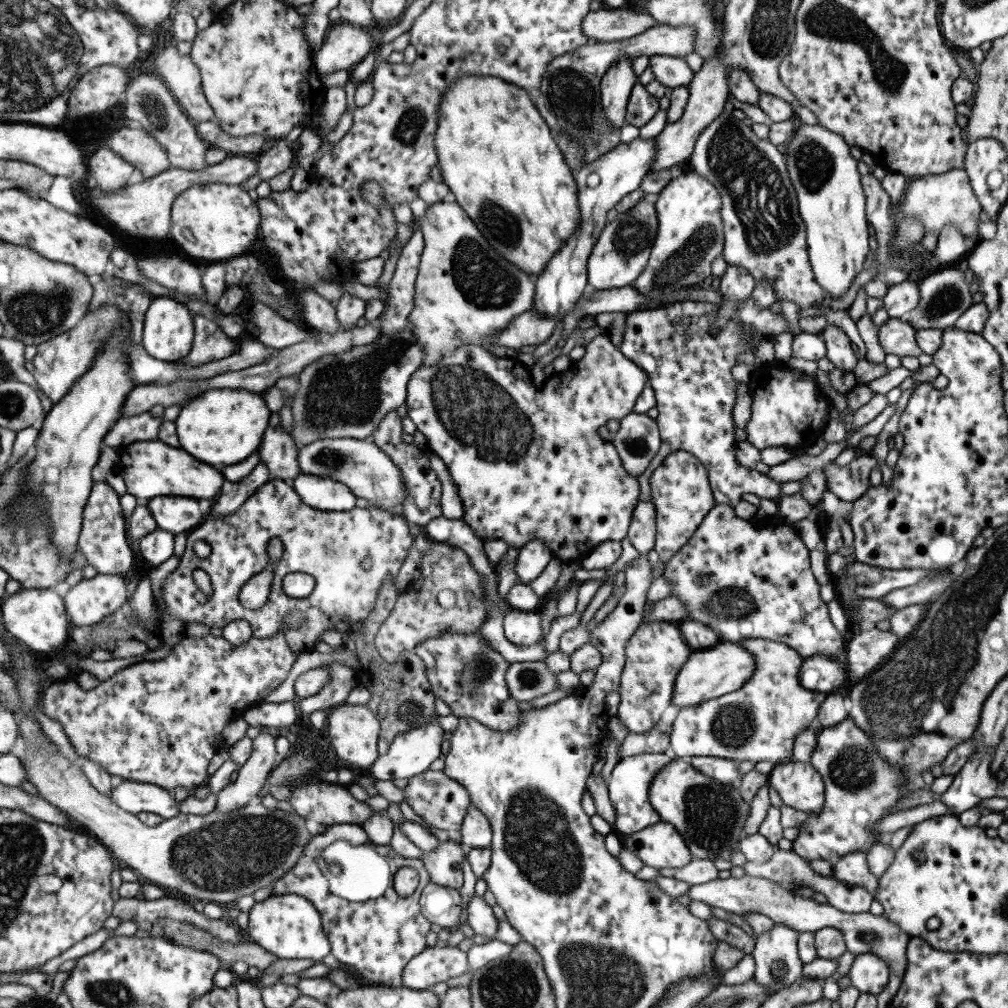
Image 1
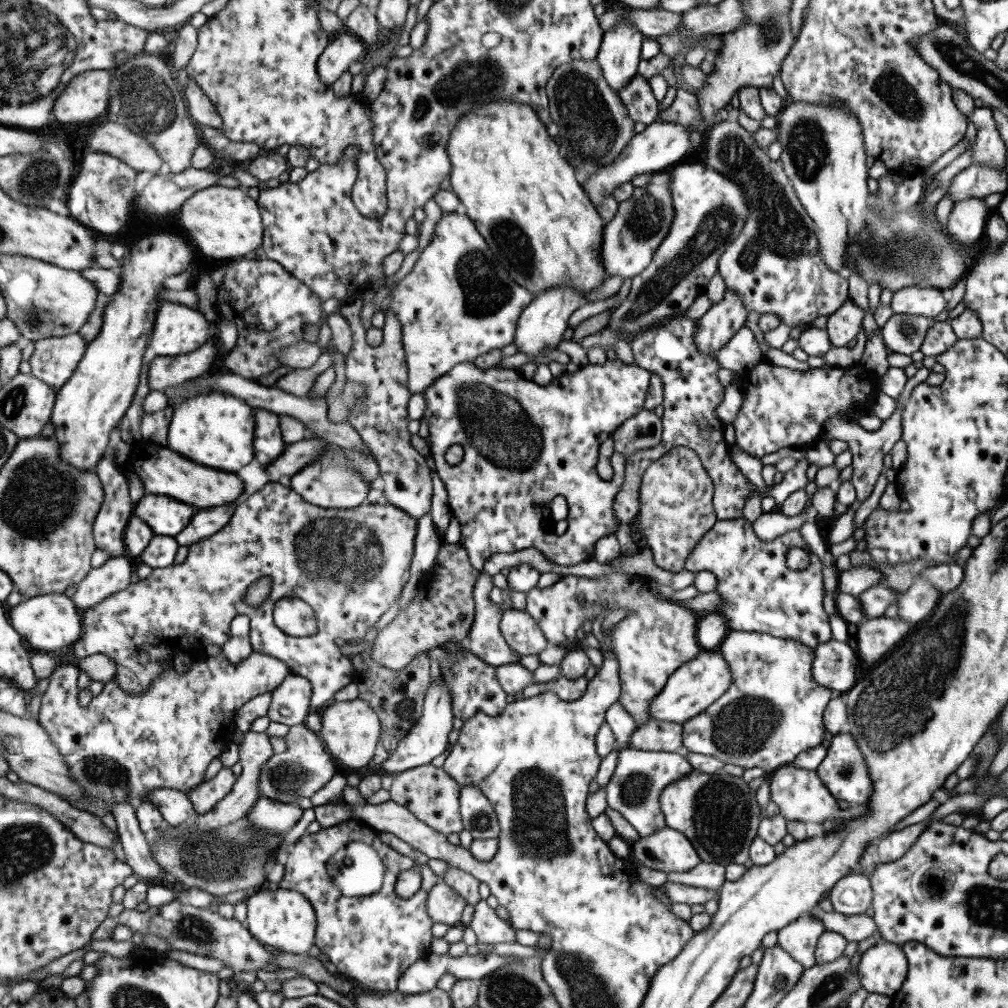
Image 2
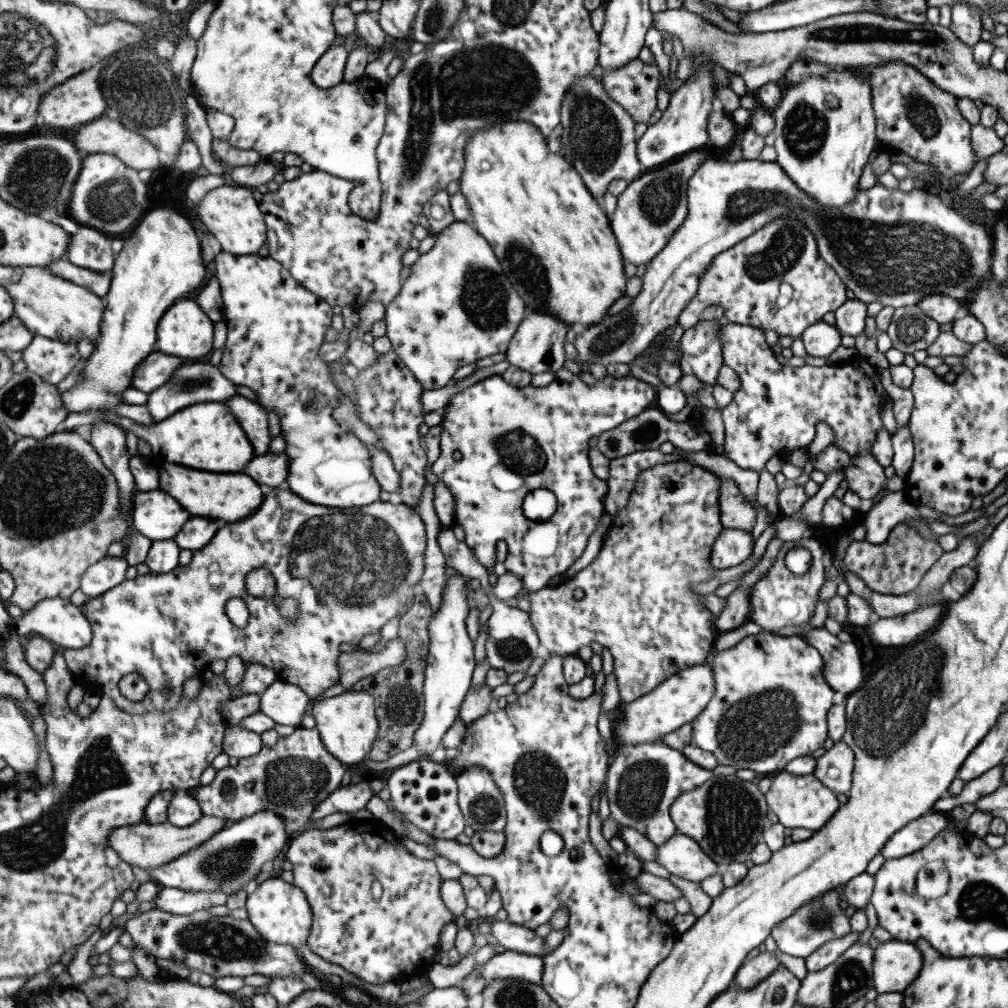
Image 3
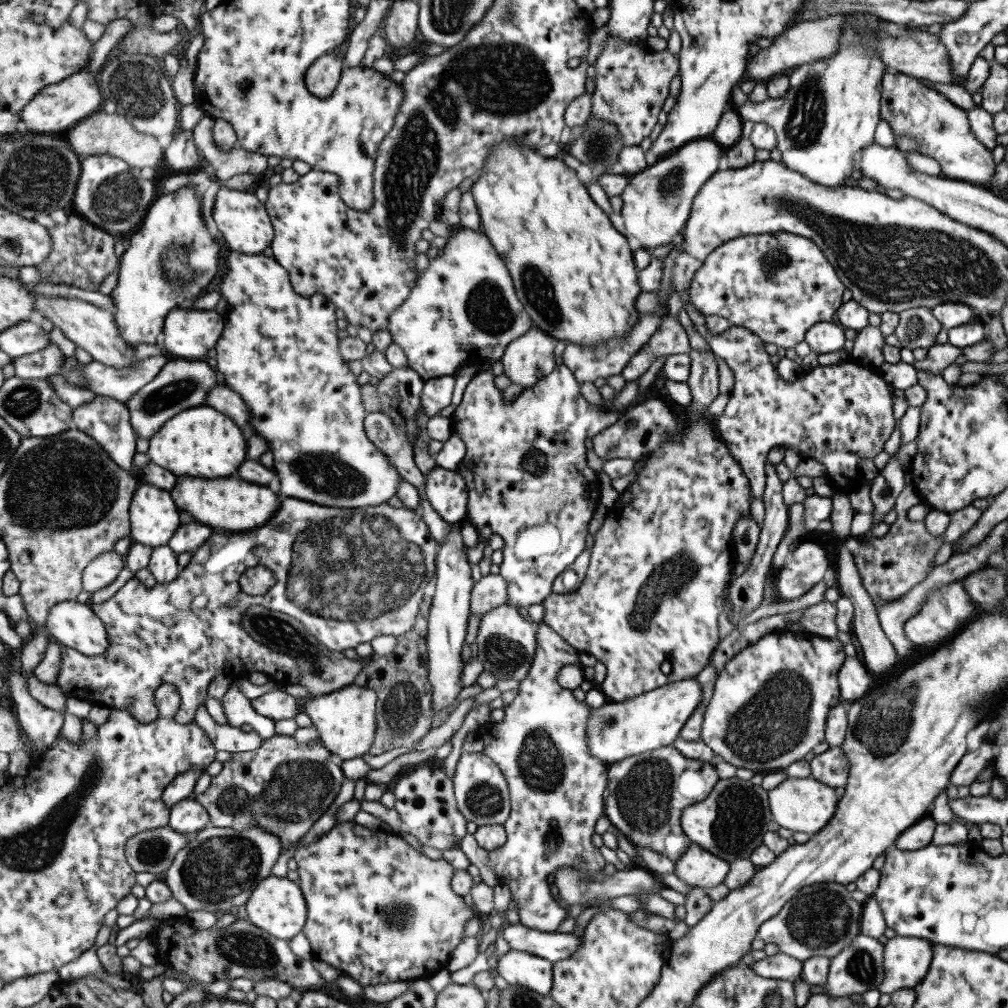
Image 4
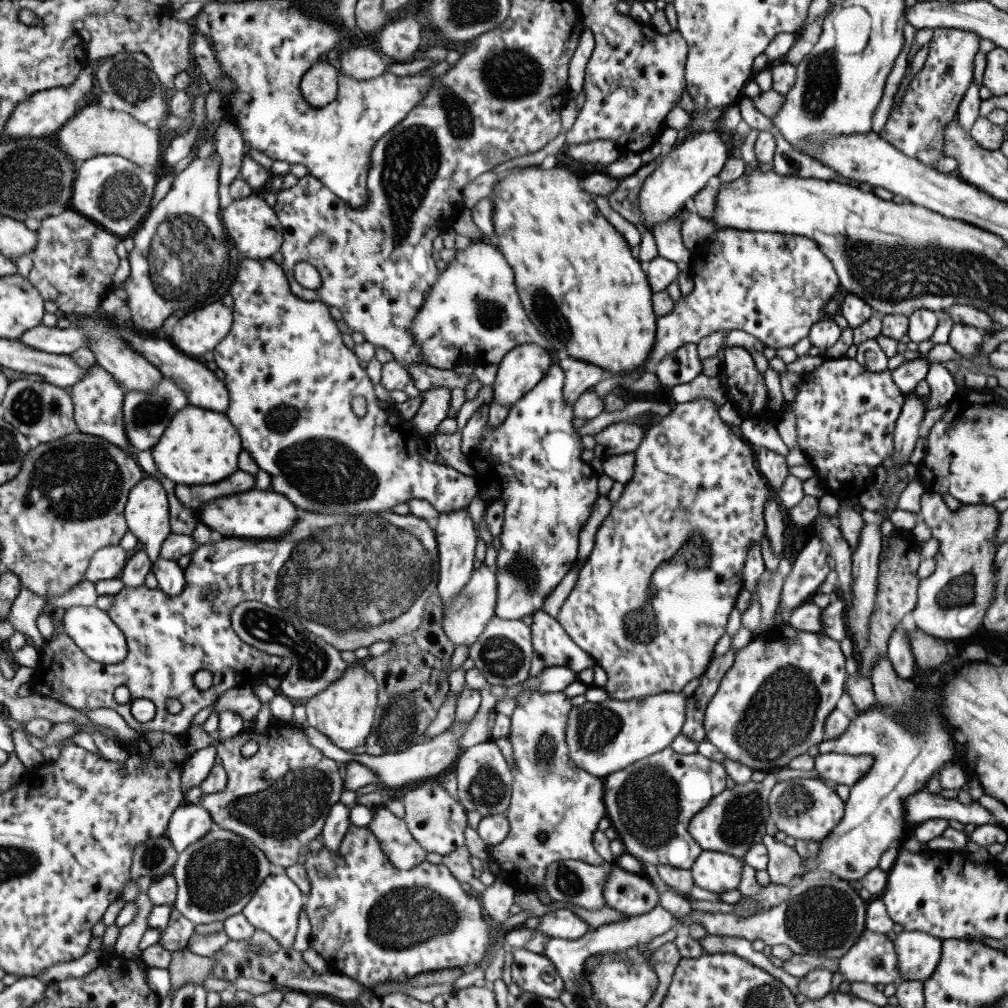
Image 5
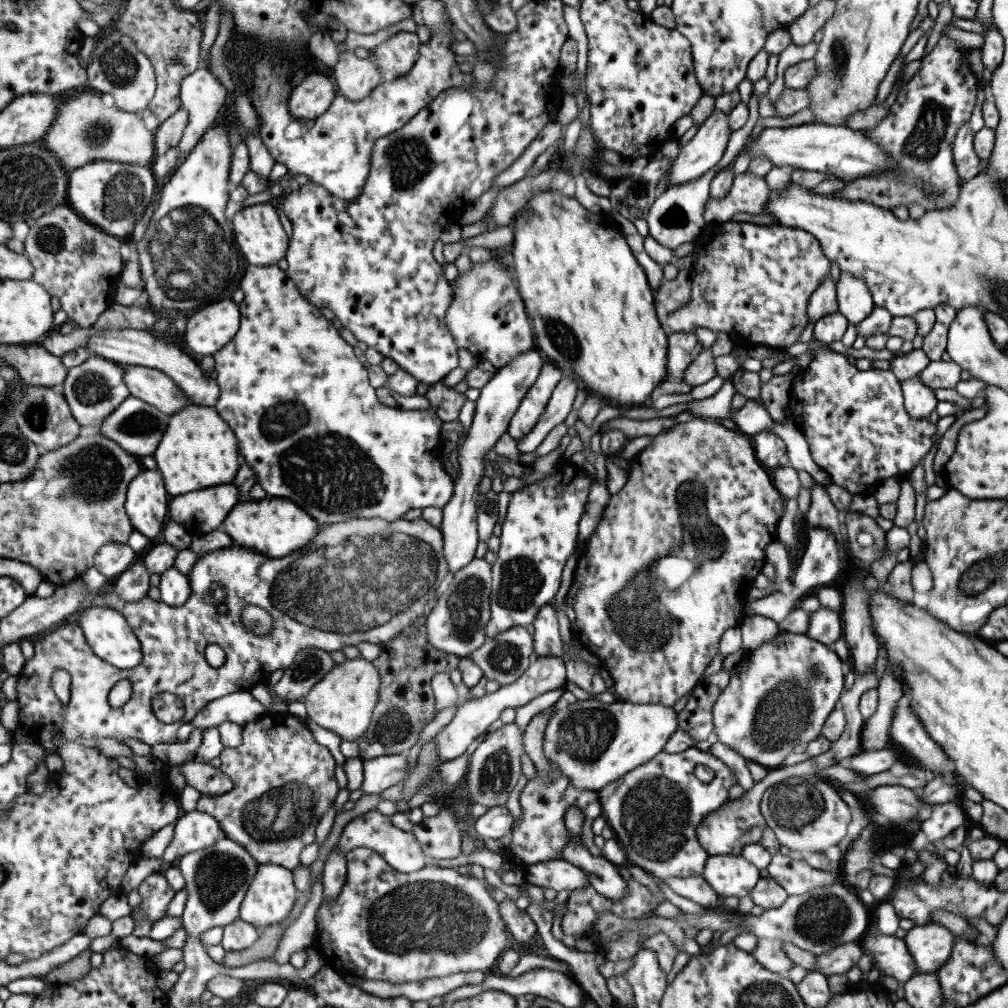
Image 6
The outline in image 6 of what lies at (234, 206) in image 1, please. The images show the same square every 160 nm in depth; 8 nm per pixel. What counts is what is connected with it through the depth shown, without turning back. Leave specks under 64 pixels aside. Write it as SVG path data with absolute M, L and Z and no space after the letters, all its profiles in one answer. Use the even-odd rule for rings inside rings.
M261 203L245 207L233 216L232 224L237 246L250 265L274 266L286 259L290 240L281 224L276 203Z

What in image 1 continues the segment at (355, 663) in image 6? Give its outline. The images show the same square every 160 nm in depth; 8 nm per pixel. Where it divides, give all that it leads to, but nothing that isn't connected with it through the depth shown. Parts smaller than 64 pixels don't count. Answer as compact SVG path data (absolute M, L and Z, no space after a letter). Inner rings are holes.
M345 703L339 707L331 708L326 713L325 726L327 727L331 748L333 748L337 758L347 762L352 770L355 768L369 769L379 756L376 744L380 731L379 724L370 708Z

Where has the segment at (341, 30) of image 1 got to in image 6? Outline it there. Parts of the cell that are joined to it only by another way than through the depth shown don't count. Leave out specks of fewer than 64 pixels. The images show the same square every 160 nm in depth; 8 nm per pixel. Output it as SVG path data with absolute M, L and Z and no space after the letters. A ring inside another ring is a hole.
M311 72L293 88L290 111L297 118L313 120L325 113L333 100L333 84L321 73Z

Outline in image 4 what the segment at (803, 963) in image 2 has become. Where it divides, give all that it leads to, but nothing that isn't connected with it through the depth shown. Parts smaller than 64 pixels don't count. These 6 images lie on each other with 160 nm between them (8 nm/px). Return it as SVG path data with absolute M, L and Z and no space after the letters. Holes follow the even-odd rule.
M815 883L799 889L774 917L762 922L756 936L801 962L815 956L831 959L860 933L861 911L862 903L853 900L844 885Z

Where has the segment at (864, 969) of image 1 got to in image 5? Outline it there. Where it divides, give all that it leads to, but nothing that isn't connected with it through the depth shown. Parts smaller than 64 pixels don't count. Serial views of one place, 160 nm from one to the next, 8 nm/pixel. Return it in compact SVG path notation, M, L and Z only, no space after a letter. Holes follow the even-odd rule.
M918 930L901 931L892 935L899 980L927 980L937 967L941 941L940 938Z

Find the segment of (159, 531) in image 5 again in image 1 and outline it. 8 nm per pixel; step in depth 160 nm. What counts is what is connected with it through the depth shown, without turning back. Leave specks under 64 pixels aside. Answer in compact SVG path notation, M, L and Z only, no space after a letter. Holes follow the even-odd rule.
M155 497L145 504L151 509L159 528L173 534L191 532L207 518L207 510L201 510L199 500L193 498Z

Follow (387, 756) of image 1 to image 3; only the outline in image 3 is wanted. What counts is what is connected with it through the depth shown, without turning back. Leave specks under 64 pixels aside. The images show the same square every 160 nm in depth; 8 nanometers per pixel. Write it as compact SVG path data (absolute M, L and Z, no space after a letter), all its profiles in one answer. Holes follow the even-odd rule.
M463 575L447 577L441 600L426 626L428 651L422 684L423 715L419 727L415 729L412 744L417 746L421 758L427 758L435 748L441 746L441 738L453 721L458 718L459 707L467 695L474 669L472 644L465 631L467 601L465 600L465 582Z

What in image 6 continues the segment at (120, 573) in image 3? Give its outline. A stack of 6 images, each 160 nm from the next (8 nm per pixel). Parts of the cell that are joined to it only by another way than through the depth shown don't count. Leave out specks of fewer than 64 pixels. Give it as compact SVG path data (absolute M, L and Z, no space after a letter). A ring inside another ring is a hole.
M110 543L98 550L94 566L106 578L116 579L140 556L140 553L136 553L129 544Z

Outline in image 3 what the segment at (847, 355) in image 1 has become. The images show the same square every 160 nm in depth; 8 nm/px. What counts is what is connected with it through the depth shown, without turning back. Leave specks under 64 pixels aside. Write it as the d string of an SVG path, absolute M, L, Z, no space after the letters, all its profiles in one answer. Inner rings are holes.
M847 299L834 311L835 326L839 336L851 336L861 338L864 330L866 304L857 299Z

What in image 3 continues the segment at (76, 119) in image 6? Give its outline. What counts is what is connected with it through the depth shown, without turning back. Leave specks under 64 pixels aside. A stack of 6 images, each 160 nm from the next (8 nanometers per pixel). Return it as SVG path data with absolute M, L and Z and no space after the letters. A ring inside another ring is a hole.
M101 117L101 120L85 124L79 130L75 144L81 152L87 152L87 154L114 154L135 170L155 170L162 164L158 146L155 146L144 134L127 128L119 119L109 120Z

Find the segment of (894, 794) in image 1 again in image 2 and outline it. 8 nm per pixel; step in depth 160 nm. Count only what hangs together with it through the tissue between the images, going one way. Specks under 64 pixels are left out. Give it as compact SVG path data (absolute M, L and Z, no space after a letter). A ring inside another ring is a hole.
M839 732L833 735L825 752L824 758L814 770L819 780L842 806L866 804L872 791L872 782L867 776L863 755L855 745L855 740L851 739L851 734Z

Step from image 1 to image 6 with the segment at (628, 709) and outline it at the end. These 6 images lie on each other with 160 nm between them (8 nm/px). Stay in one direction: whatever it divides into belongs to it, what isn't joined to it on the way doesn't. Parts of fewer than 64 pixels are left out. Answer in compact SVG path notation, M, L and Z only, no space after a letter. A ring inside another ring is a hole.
M692 419L683 423L678 422L675 426L650 437L652 441L649 445L628 460L625 484L608 498L602 517L576 560L574 579L564 598L564 613L570 622L572 638L600 660L601 667L613 680L613 695L617 699L627 703L658 703L661 706L672 707L679 698L693 694L697 680L702 677L705 667L718 652L718 642L723 632L737 626L745 617L744 604L747 592L751 590L752 580L765 563L764 550L776 540L775 529L784 509L784 500L772 485L767 469L755 459L751 439L746 434L735 433L720 423Z

